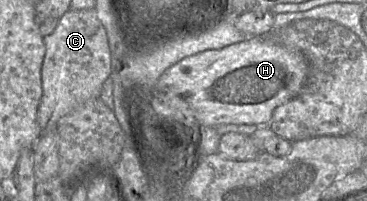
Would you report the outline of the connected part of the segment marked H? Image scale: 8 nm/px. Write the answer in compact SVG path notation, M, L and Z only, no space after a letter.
M270 35L265 37L248 37L247 40L241 43L235 43L226 46L222 49L217 50L206 50L195 55L191 55L183 58L176 64L169 67L158 79L154 89L152 91L171 91L174 94L180 95L190 106L193 111L196 121L201 127L216 127L218 125L228 125L228 124L268 124L272 118L274 110L280 105L288 102L289 100L296 97L303 86L305 85L308 78L308 63L306 58L298 51L285 48L277 43L270 40Z

